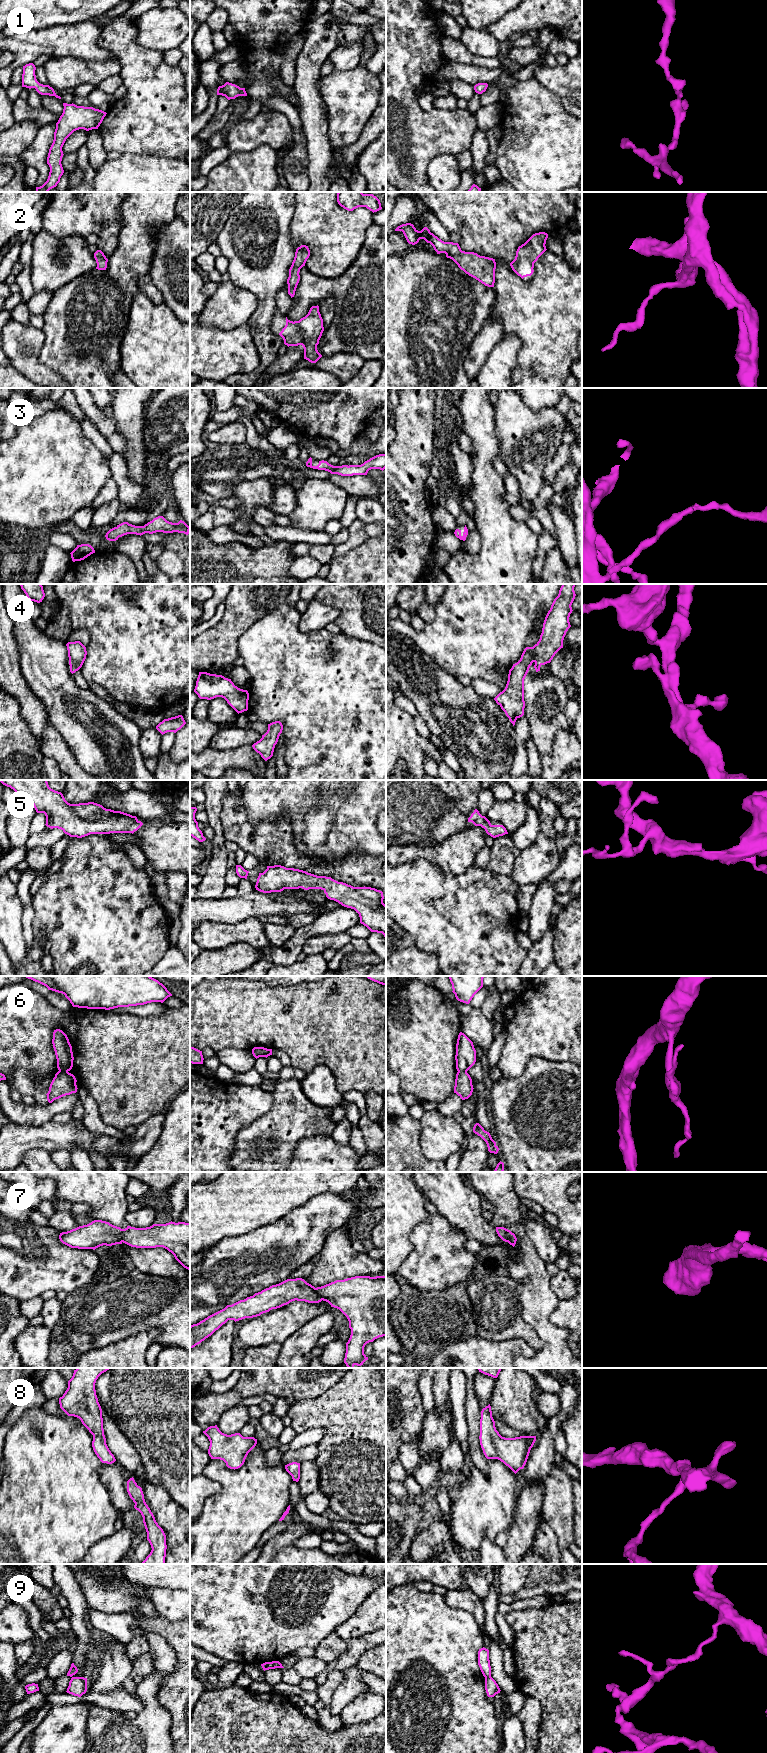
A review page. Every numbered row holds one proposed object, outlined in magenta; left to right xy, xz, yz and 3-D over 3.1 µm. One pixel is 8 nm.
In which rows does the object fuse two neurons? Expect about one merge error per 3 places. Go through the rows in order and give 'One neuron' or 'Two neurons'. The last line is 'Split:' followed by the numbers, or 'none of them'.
1: One neuron
2: One neuron
3: One neuron
4: One neuron
5: One neuron
6: Two neurons
7: One neuron
8: One neuron
9: Two neurons
Split: 6, 9

